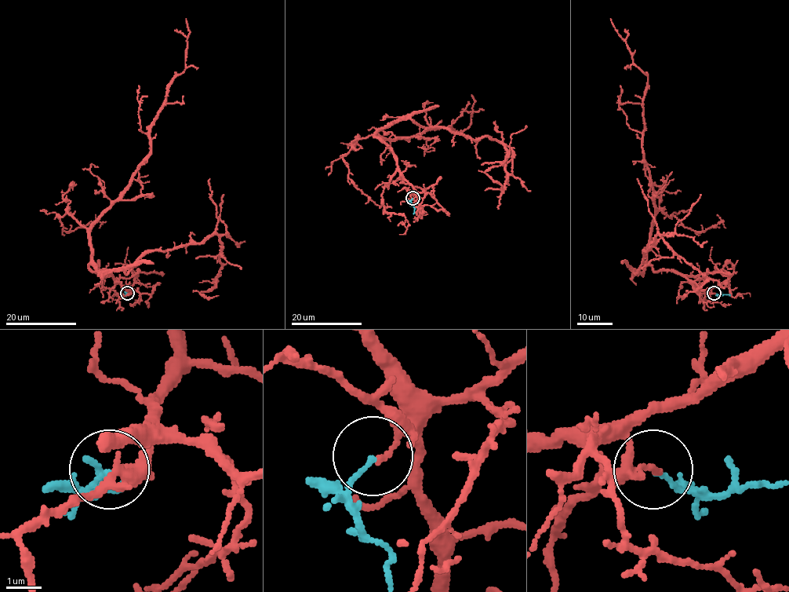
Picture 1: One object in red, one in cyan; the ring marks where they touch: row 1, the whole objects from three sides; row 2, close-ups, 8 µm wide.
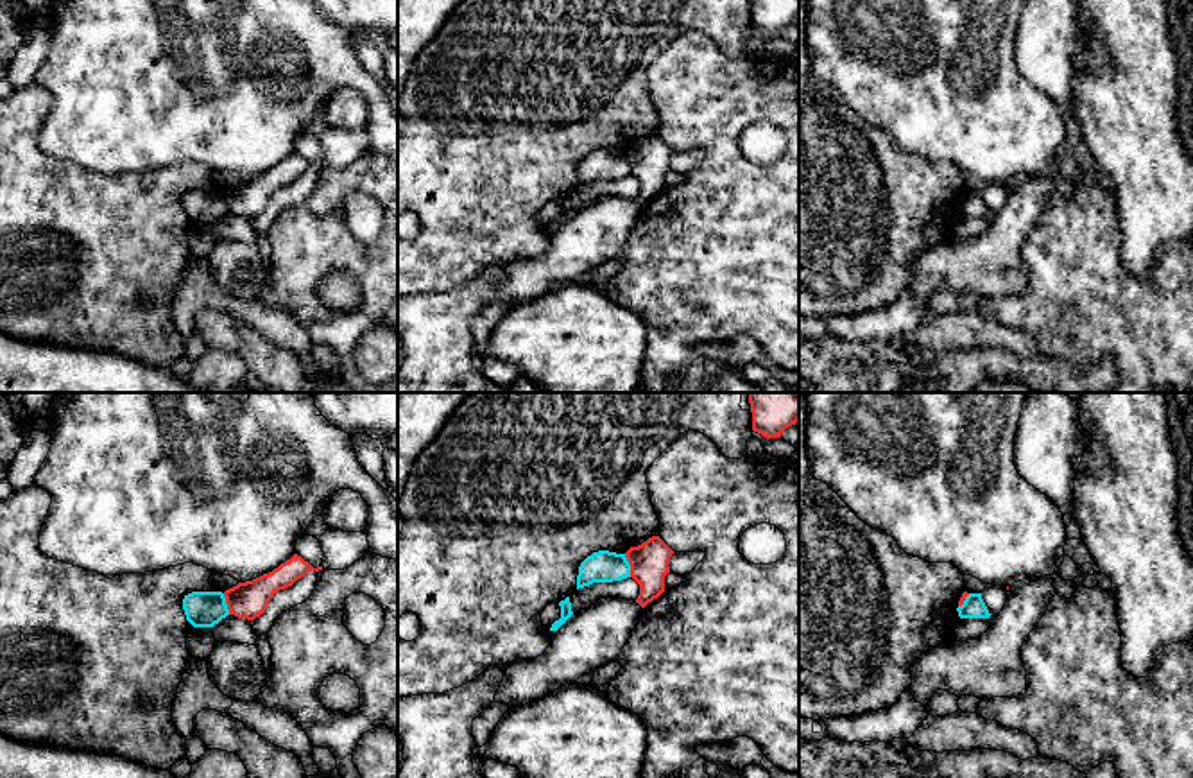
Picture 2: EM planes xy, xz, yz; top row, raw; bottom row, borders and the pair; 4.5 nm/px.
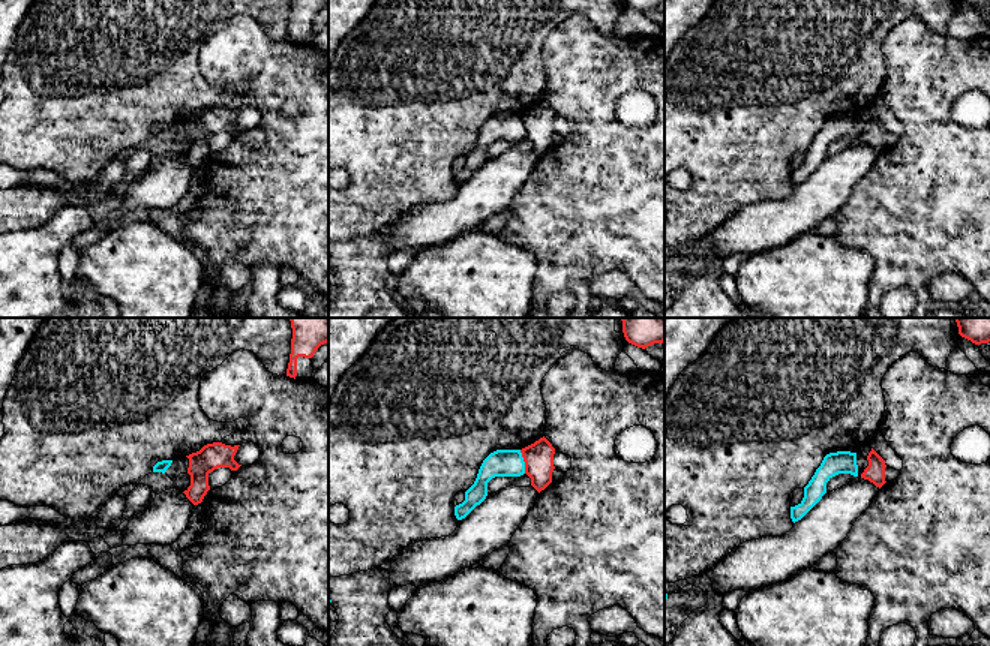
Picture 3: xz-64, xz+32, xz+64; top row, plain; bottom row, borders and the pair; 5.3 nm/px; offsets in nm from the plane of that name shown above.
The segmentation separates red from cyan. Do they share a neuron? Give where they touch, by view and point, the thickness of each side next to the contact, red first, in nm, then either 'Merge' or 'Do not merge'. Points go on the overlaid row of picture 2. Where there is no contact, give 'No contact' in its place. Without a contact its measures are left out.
Touches red at xz (629, 563). Thickness 180 nm (red) against 140 nm. Do not merge

